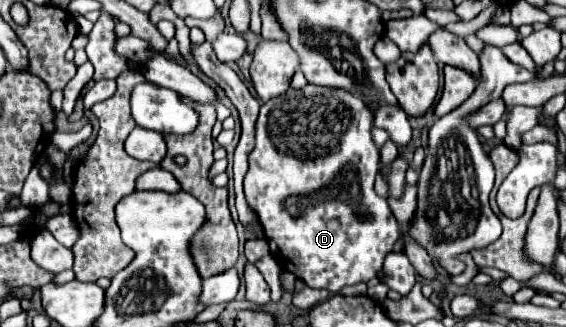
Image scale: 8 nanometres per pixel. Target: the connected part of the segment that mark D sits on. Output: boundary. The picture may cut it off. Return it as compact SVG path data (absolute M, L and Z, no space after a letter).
M307 83L303 89L289 87L289 91L285 95L263 103L257 125L255 125L255 147L249 155L249 171L245 175L245 199L247 199L249 207L253 207L257 219L259 219L265 239L271 249L271 257L279 263L279 267L283 271L293 273L297 279L305 281L309 287L327 289L331 295L339 293L347 285L355 285L359 281L367 283L371 279L375 279L381 271L383 257L393 249L393 245L399 239L397 219L393 219L393 213L389 211L387 201L383 197L377 197L373 191L373 183L375 183L375 175L379 171L381 157L379 157L379 147L375 145L375 141L371 137L371 129L373 129L373 111L369 111L369 107L365 107L365 103L361 103L361 99L355 99L355 95L349 95L349 91L341 91L337 87L317 87L311 83Z

